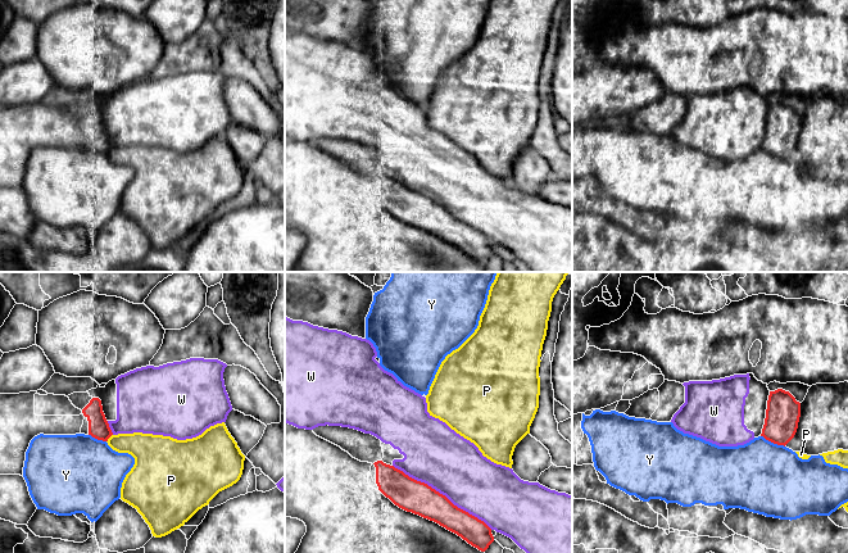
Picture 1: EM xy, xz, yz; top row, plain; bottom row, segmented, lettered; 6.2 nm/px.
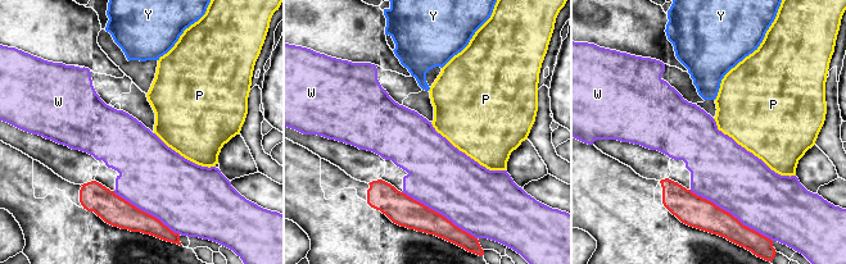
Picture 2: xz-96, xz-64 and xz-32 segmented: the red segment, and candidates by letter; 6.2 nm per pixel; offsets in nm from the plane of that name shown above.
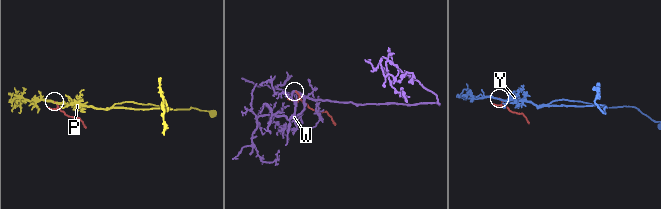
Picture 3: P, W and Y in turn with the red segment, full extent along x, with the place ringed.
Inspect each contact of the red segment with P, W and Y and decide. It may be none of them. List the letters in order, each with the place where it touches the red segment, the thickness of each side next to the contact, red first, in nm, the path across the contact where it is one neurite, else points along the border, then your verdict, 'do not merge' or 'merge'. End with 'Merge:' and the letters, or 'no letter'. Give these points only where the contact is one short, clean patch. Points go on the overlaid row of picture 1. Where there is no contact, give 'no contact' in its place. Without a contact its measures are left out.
P: meets red in xy at (109, 436); 130 nm thick on the red side, 200 nm on the other; do not merge
W: meets red in xz at (441, 494); 200 nm thick on the red side, 380 nm on the other; do not merge
Y: meets red in yz at (772, 442); 220 nm thick on the red side, 460 nm on the other; do not merge
Merge: no letter

